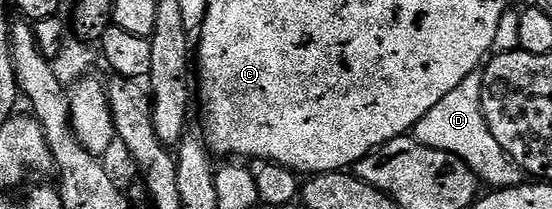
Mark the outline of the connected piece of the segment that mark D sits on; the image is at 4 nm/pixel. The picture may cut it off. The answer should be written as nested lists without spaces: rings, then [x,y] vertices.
[[[475,75],[467,76],[453,92],[442,98],[442,102],[438,102],[438,106],[434,106],[434,110],[430,110],[428,116],[418,121],[414,135],[422,146],[446,150],[462,158],[462,162],[469,164],[489,189],[517,188],[525,183],[526,174],[518,162],[514,162],[514,158],[510,158],[510,154],[498,146],[498,138],[490,134],[490,126],[482,114],[482,90]]]

